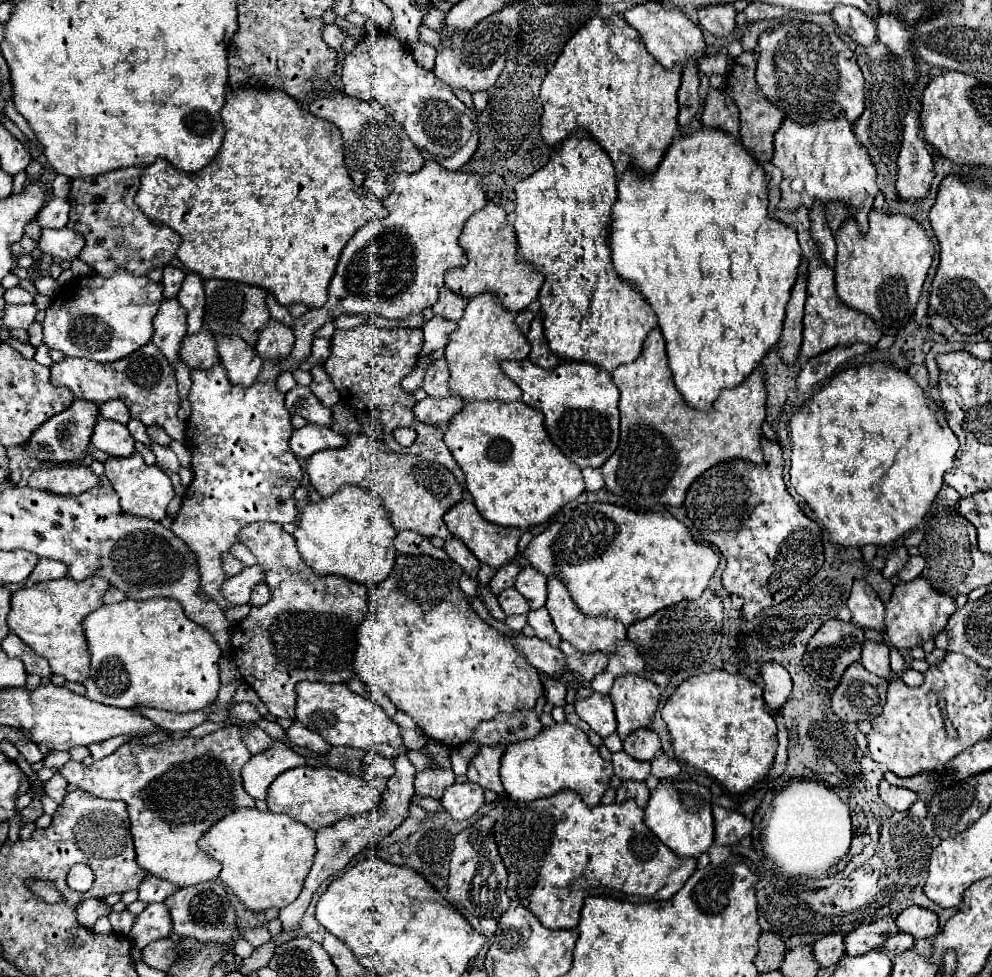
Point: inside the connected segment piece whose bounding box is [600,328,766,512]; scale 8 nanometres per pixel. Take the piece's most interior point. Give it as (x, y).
(665, 445)

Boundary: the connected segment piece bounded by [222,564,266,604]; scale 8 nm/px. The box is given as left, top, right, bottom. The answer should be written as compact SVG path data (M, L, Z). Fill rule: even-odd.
M258 564L250 566L250 568L244 568L244 572L240 572L238 576L234 578L228 578L222 586L222 594L226 594L226 598L232 602L232 604L246 604L248 598L250 598L250 592L256 584L264 582L264 576L266 576L266 570Z

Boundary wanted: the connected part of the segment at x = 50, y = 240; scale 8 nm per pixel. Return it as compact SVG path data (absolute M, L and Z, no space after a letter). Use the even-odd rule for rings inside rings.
M44 228L38 240L38 248L42 250L42 254L50 254L54 260L68 260L68 262L78 258L82 246L84 246L82 236L68 228L60 230Z

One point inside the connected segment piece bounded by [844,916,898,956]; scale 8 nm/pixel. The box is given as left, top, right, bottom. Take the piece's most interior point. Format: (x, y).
(870, 936)

